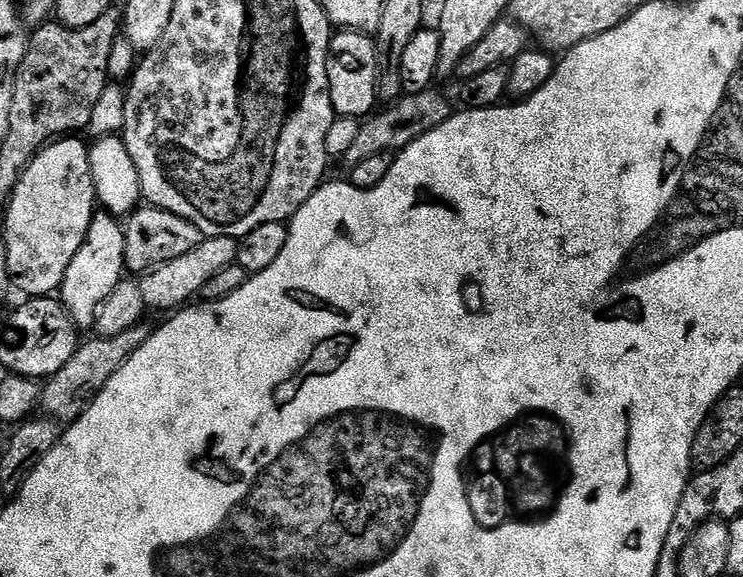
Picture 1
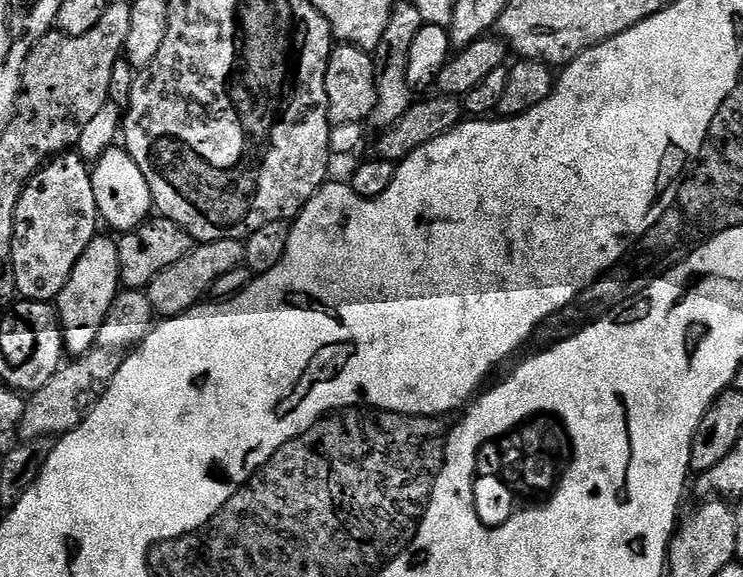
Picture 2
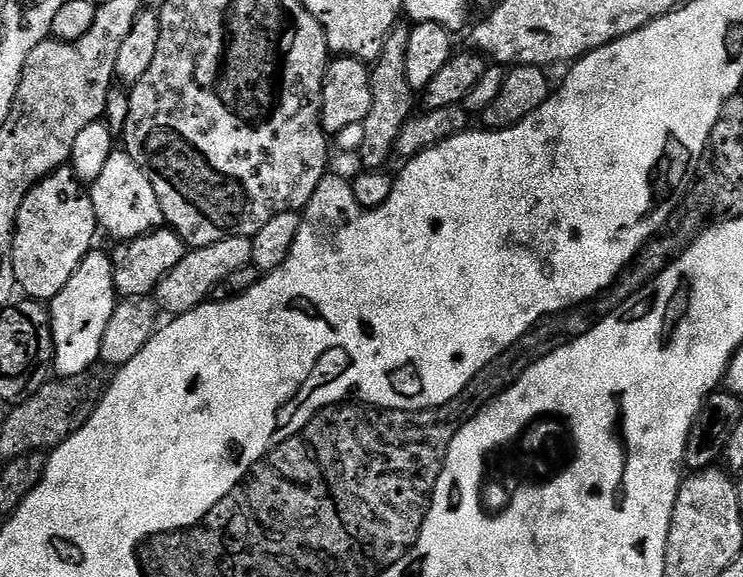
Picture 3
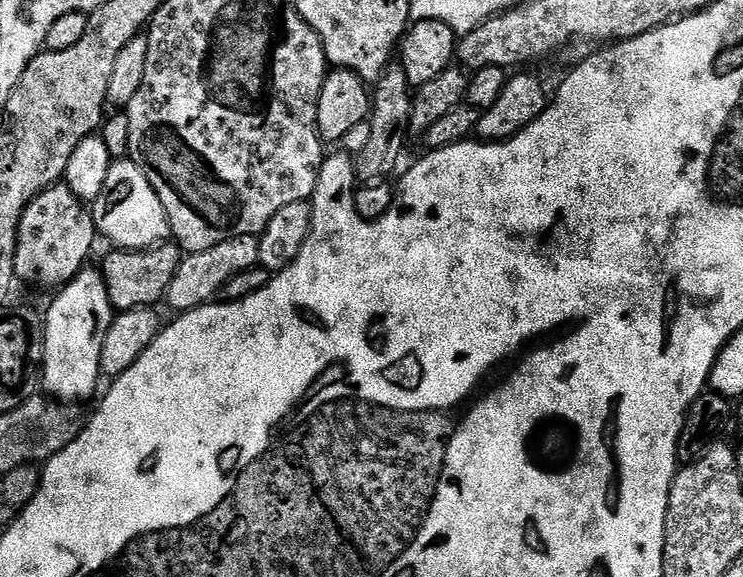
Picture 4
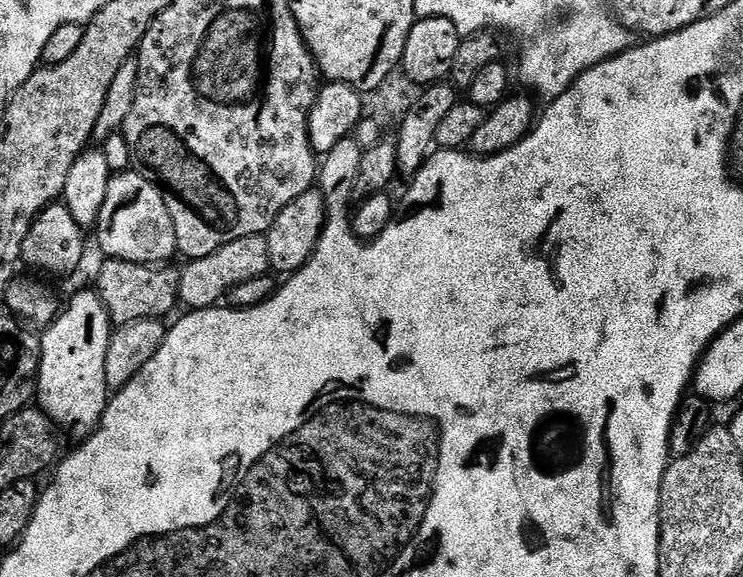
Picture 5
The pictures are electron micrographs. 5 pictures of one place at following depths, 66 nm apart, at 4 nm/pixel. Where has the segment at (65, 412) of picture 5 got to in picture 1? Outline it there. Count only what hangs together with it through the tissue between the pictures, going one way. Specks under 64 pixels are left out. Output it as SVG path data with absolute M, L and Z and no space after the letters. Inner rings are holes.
M97 211L90 222L86 242L82 242L81 249L67 267L58 291L58 299L77 329L91 329L95 325L98 310L106 302L106 298L110 298L114 286L120 284L125 272L124 224L110 212Z

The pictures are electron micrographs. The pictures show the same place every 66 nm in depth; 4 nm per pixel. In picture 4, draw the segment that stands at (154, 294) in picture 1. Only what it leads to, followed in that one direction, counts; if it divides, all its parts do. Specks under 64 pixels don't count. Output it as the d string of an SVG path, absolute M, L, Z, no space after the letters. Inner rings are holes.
M239 236L226 238L226 242L218 242L218 246L210 246L210 250L187 253L181 259L178 270L174 274L174 282L170 282L166 304L173 308L173 313L183 314L215 301L220 295L222 286L226 286L226 282L230 282L234 274L242 274L242 270L250 270L259 265L259 245L259 236Z

